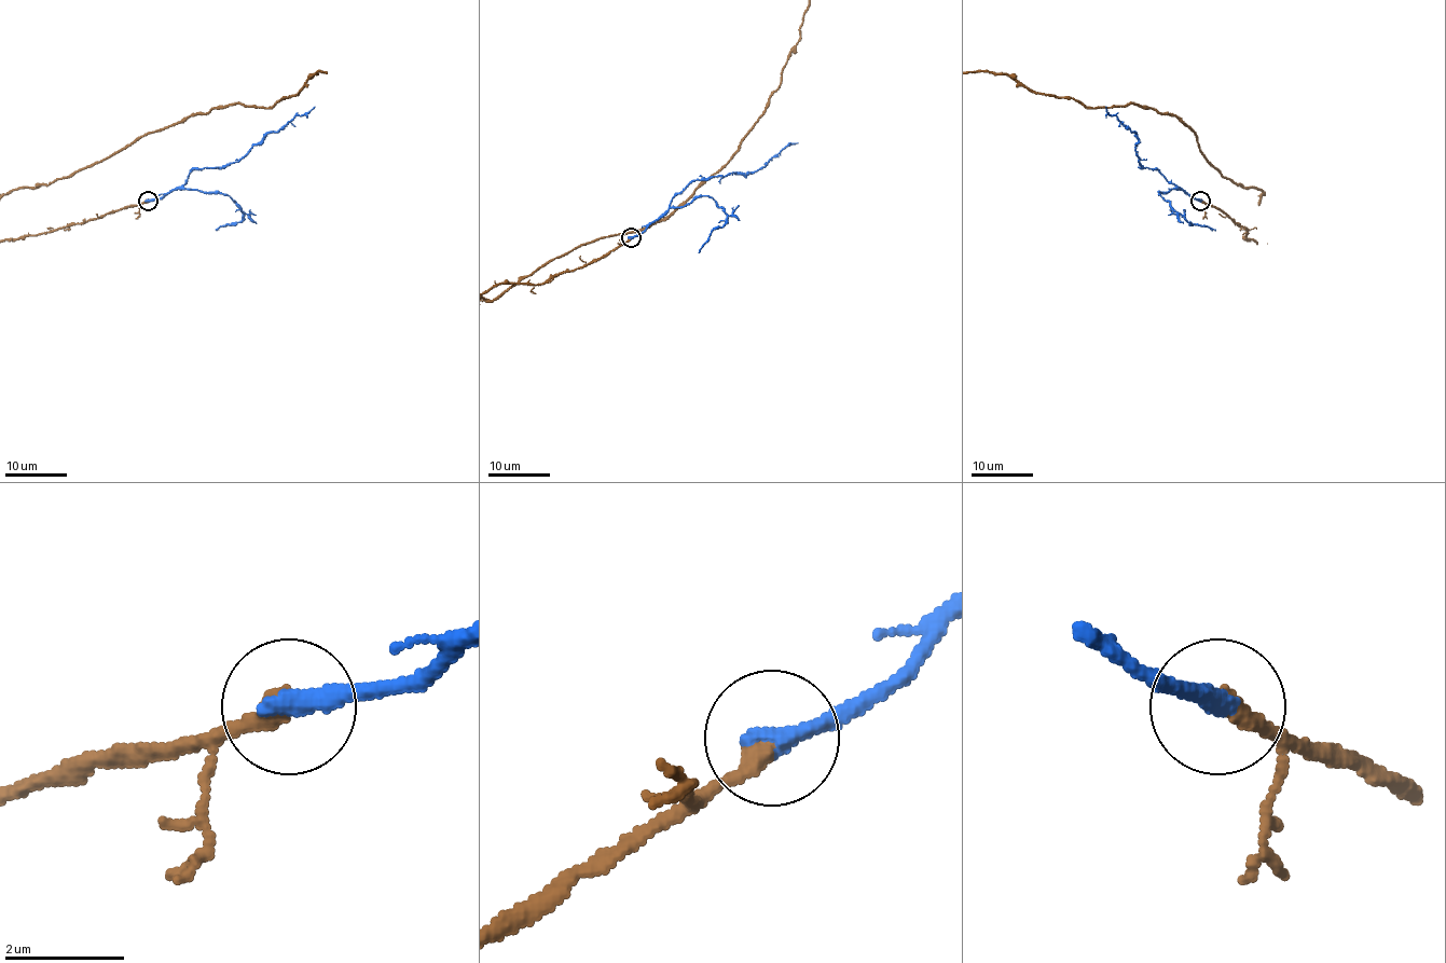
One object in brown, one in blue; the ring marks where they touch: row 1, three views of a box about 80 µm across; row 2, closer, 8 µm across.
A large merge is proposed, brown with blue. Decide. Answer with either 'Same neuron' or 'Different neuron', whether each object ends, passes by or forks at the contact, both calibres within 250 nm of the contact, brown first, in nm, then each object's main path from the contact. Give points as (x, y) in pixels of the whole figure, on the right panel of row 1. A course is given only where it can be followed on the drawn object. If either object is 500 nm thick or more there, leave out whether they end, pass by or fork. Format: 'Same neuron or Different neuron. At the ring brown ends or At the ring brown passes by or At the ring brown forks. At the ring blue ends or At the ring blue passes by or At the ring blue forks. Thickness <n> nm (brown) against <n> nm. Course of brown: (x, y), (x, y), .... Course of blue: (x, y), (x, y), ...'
Same neuron. At the ring brown ends. At the ring blue ends. Thickness 340 nm (brown) against 320 nm. Course of blue: (1200, 201), (1180, 190), (1158, 170), (1143, 167), (1135, 151), (1138, 137), (1105, 107)

